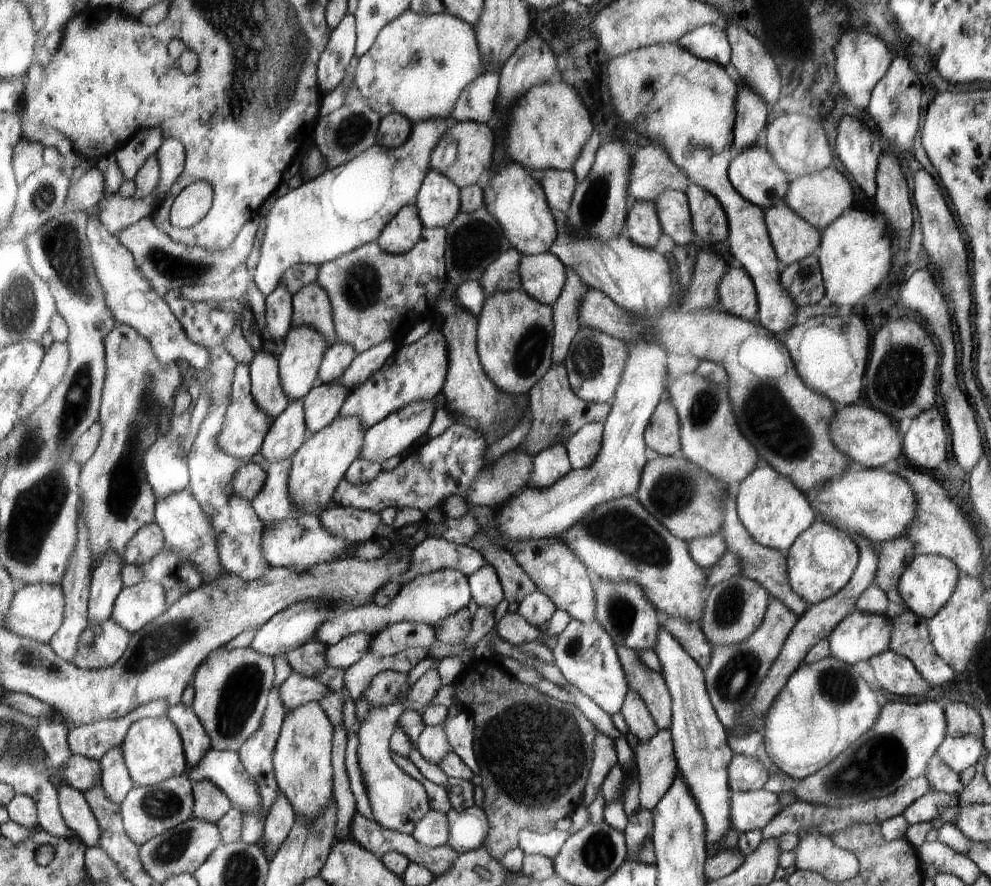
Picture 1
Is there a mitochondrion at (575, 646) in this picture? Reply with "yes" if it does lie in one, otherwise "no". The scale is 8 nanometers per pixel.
yes

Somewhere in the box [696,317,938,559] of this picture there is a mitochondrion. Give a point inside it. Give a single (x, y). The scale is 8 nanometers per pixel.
(767, 415)

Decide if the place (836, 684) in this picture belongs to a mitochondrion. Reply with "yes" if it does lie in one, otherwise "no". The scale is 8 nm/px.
yes

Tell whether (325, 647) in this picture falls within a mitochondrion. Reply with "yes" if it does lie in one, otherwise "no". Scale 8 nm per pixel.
no

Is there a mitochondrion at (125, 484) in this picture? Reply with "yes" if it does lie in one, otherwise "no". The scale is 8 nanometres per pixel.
yes

